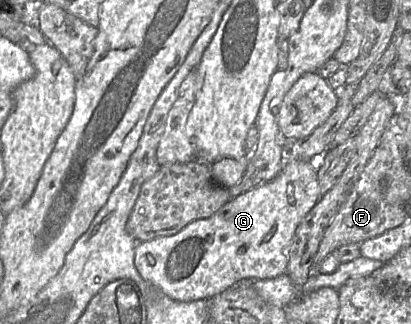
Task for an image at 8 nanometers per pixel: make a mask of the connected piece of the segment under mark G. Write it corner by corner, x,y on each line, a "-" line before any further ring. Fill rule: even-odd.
291,149
291,153
287,152
287,160
281,172
272,181
232,198
209,218
193,221
175,235
137,243
135,267
145,281
181,302
206,300
241,282
278,277
287,273
288,248
298,226
319,199
316,163
294,157
294,149

